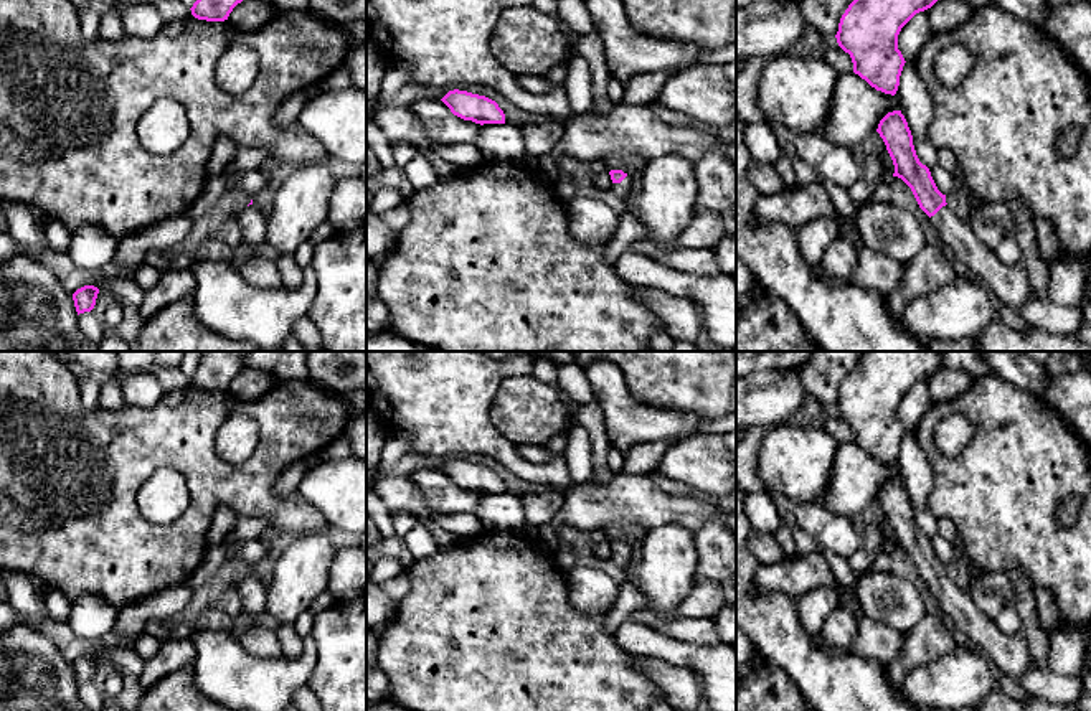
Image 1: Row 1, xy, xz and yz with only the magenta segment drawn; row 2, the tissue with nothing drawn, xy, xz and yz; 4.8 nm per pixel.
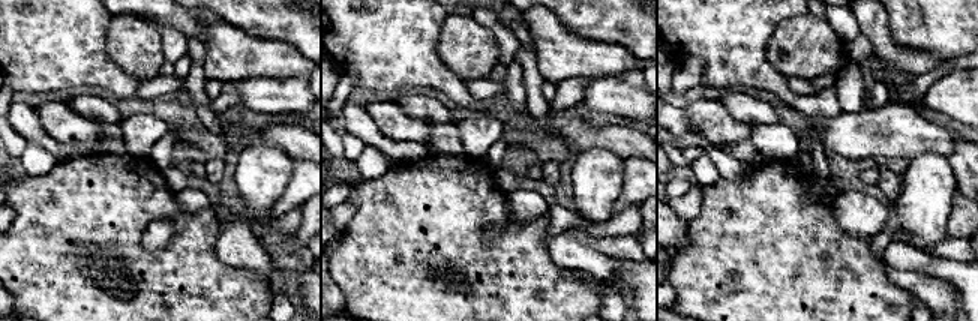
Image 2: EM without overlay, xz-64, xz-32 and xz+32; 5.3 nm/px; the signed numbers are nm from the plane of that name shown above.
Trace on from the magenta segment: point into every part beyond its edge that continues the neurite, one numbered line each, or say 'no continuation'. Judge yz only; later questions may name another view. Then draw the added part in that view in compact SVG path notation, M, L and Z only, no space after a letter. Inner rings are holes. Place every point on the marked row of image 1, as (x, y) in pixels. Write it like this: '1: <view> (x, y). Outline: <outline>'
1: yz (1009, 284). Outline: M946 205L931 216L931 223L952 259L962 261L990 290L995 302L1020 310L1032 297L1025 266L1022 262L1015 266L1000 262L995 252L977 239L969 219L959 219Z

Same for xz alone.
1: xz (623, 190). Outline: M627 175L621 183L612 183L611 191L617 195L624 203L631 195L631 177Z

